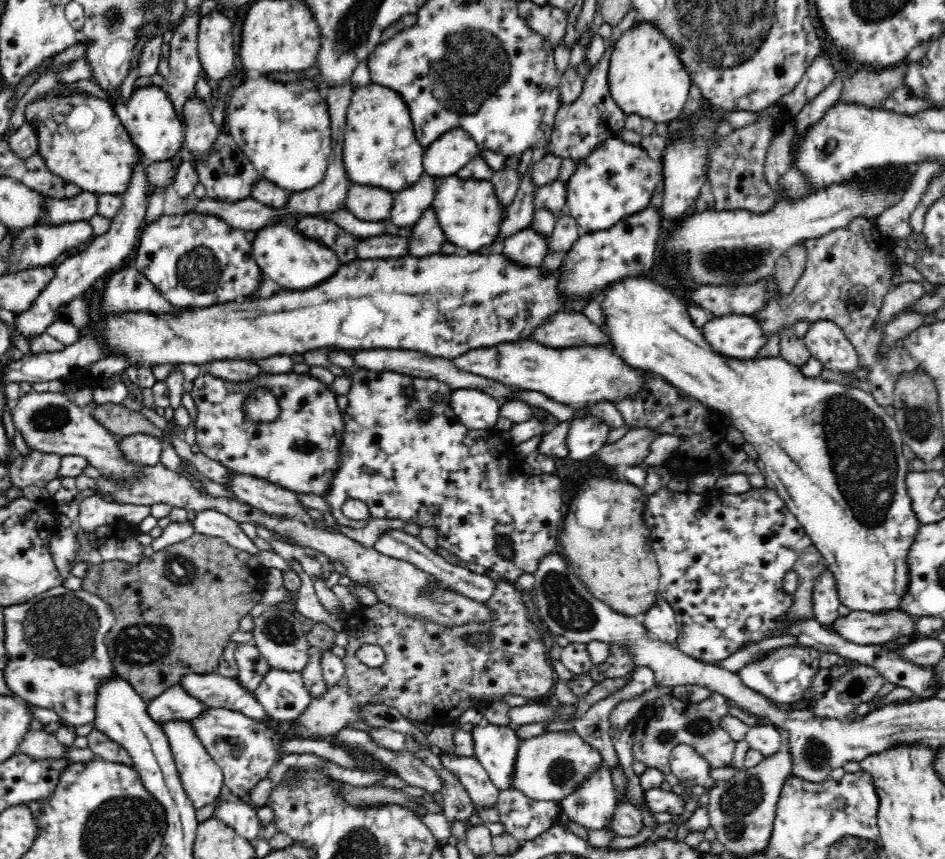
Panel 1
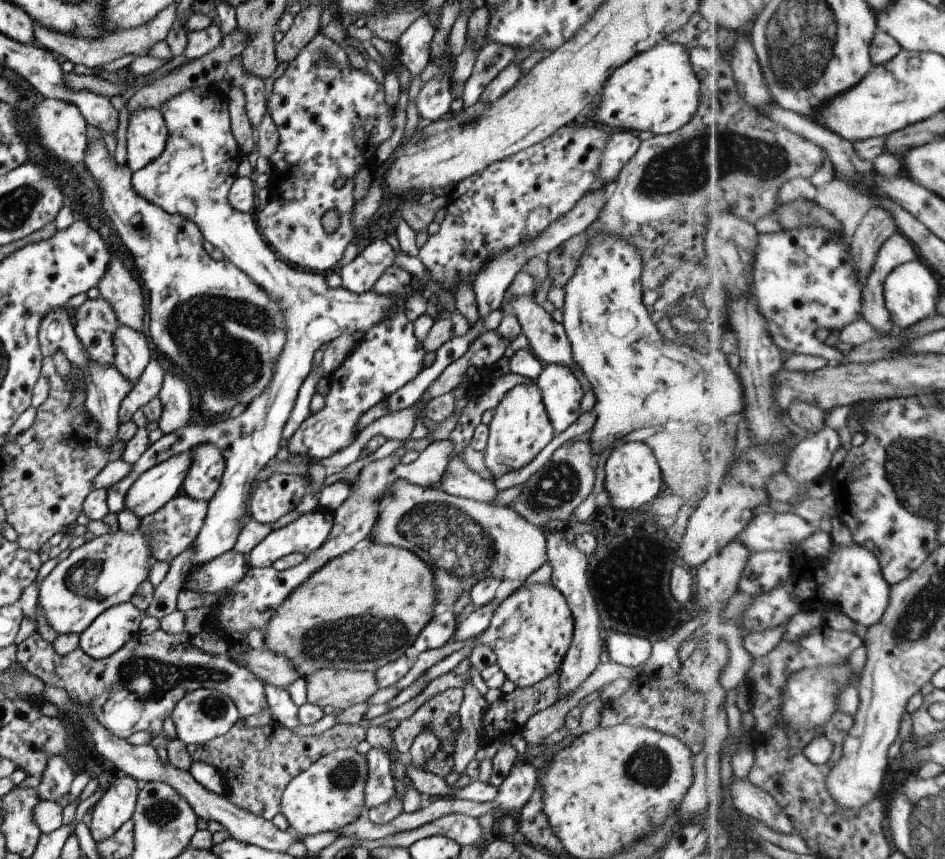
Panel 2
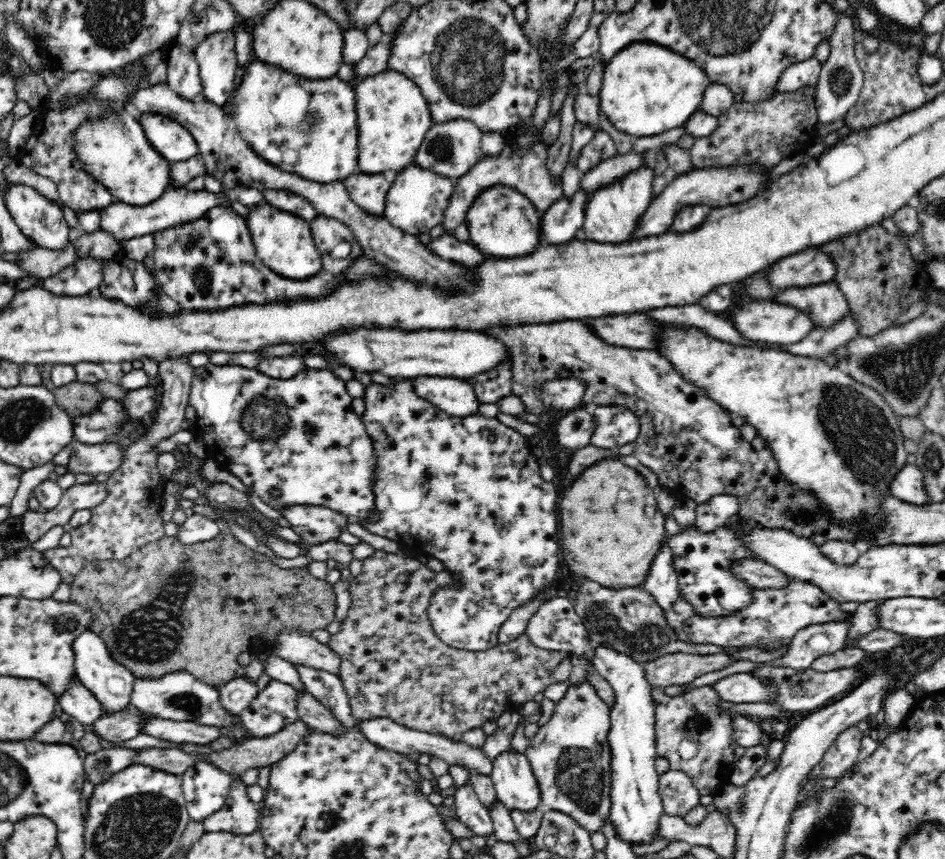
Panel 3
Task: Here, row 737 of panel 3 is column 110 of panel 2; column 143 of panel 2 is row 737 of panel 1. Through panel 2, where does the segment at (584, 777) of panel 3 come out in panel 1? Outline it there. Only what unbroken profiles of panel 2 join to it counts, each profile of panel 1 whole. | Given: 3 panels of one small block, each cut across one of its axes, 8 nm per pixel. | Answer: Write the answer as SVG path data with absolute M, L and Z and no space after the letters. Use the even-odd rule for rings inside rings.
M574 730L546 732L519 743L513 766L511 787L533 800L560 802L570 796L576 785L604 762L600 753L588 745Z

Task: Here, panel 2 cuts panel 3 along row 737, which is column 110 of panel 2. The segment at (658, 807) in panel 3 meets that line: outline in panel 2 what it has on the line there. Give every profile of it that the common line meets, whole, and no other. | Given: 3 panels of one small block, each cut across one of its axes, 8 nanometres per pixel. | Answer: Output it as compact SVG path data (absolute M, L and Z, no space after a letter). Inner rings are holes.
M130 602L109 607L79 634L79 650L95 660L112 655L138 632L142 615Z

